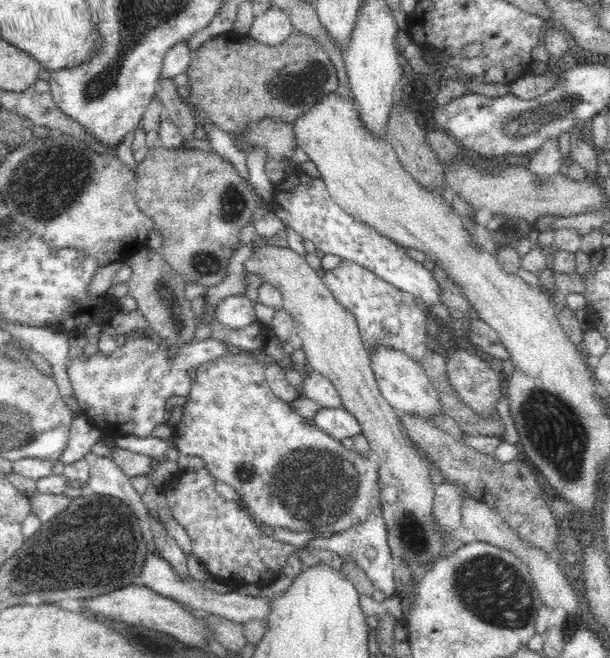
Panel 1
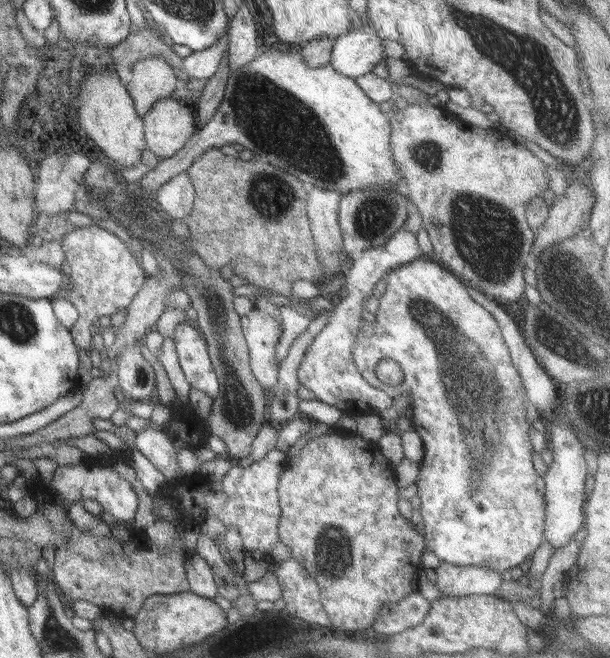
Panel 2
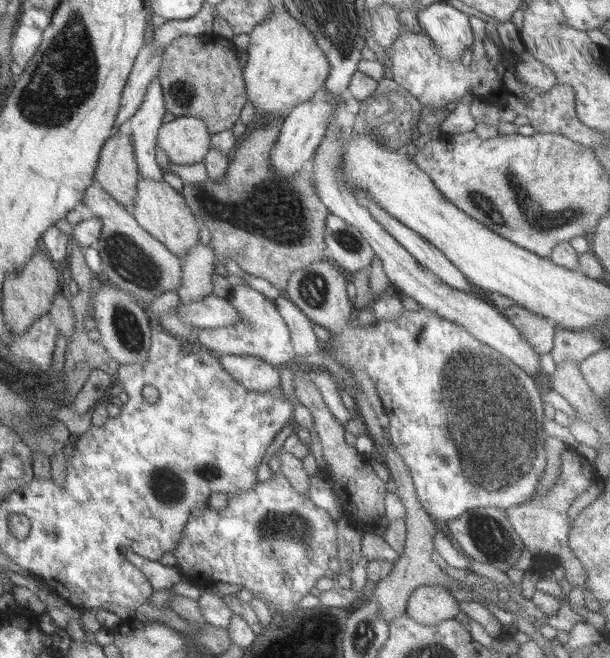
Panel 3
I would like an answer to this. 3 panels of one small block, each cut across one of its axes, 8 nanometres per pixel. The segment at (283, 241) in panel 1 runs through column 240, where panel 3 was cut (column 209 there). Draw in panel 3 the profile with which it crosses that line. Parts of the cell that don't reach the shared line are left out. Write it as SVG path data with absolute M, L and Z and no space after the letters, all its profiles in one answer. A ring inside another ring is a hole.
M202 245L187 250L182 258L182 282L177 288L180 303L194 303L196 300L212 295L212 277L215 273L215 250L210 245Z

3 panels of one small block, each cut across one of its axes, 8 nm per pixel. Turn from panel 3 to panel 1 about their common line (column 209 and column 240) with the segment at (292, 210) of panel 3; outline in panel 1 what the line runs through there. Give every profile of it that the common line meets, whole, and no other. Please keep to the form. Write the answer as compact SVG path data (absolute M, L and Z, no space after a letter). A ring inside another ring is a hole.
M160 145L154 146L148 149L147 155L141 163L137 163L137 168L135 170L136 186L135 186L135 201L138 205L138 209L144 214L148 215L150 219L154 219L154 228L162 234L162 255L166 262L174 269L185 282L194 282L197 284L202 284L205 288L209 286L214 286L223 280L225 277L226 267L229 261L229 257L232 256L233 250L236 247L242 245L238 240L239 231L250 222L252 214L254 214L258 204L255 201L255 194L247 188L244 184L240 175L236 172L236 169L226 161L222 156L216 153L214 150L210 152L200 150L200 149L185 149L180 147L176 150L168 150Z

